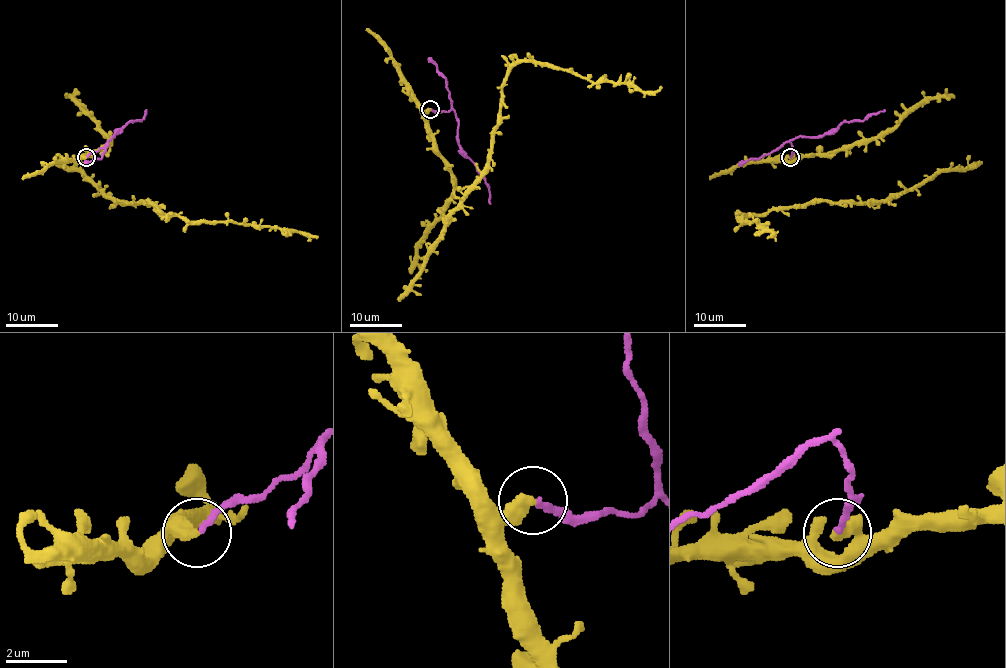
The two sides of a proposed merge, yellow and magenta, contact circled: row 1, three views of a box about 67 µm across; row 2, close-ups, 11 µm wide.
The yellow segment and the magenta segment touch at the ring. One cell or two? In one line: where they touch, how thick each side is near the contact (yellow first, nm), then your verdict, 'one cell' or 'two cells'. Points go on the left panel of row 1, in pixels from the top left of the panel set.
place (86, 157); calibres 480 and 190 nm; two cells

